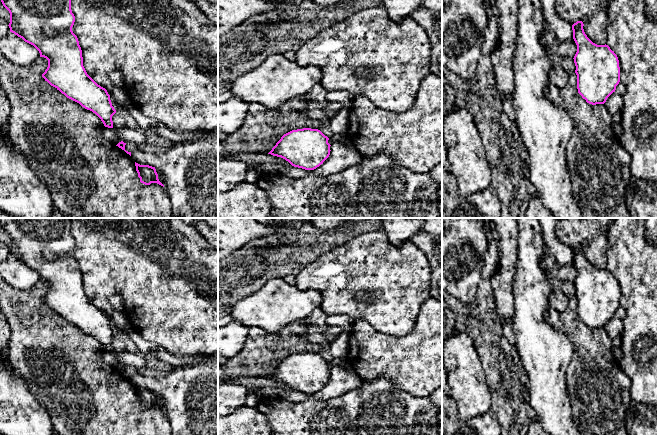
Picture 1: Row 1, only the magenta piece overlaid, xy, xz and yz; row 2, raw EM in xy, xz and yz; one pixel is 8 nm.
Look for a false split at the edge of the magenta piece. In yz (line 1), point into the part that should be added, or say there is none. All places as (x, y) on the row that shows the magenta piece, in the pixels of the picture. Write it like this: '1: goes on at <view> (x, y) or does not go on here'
1: does not go on here

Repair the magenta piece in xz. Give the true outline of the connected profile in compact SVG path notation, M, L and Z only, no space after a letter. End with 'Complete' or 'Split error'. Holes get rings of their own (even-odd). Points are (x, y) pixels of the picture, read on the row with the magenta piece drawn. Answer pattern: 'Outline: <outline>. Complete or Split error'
Outline: M303 128L284 134L268 153L305 170L319 167L330 155L329 138L318 129Z. Complete

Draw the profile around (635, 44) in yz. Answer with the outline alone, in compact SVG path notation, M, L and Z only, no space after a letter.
M610 0L607 10L607 40L606 45L617 55L620 67L620 82L626 86L623 96L623 108L621 111L622 134L619 136L621 145L631 156L630 171L633 179L657 181L657 22L650 21L645 14L645 0Z

